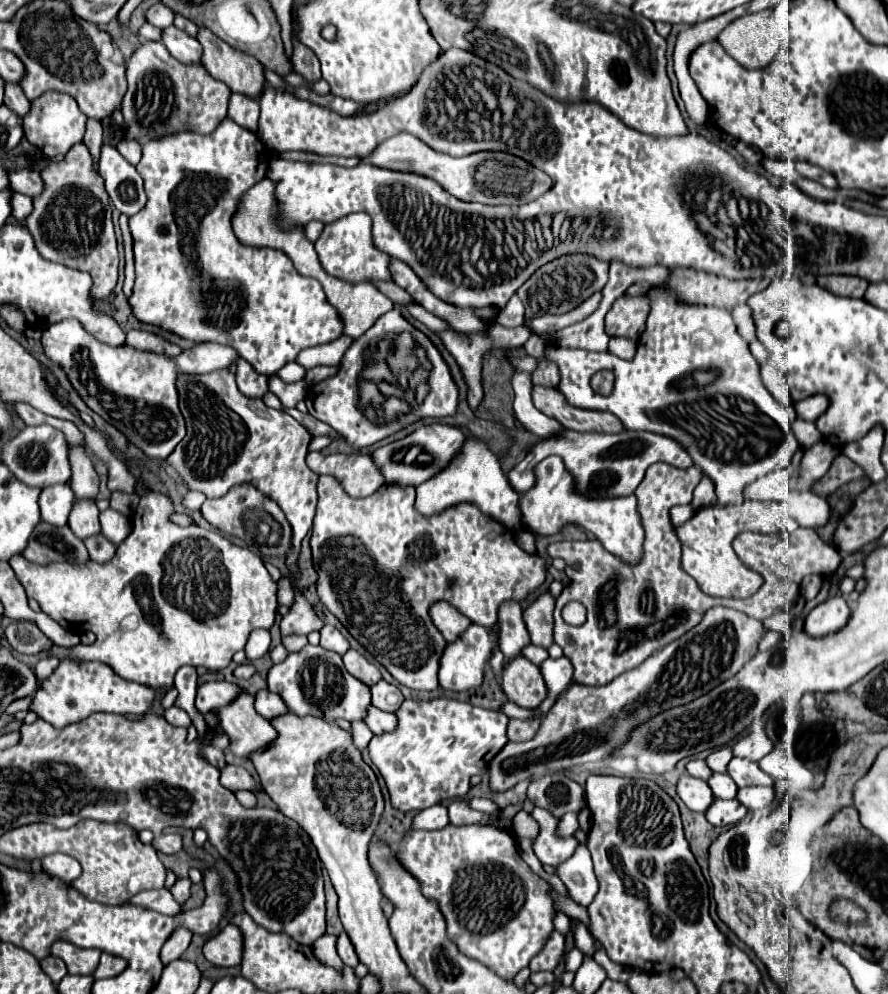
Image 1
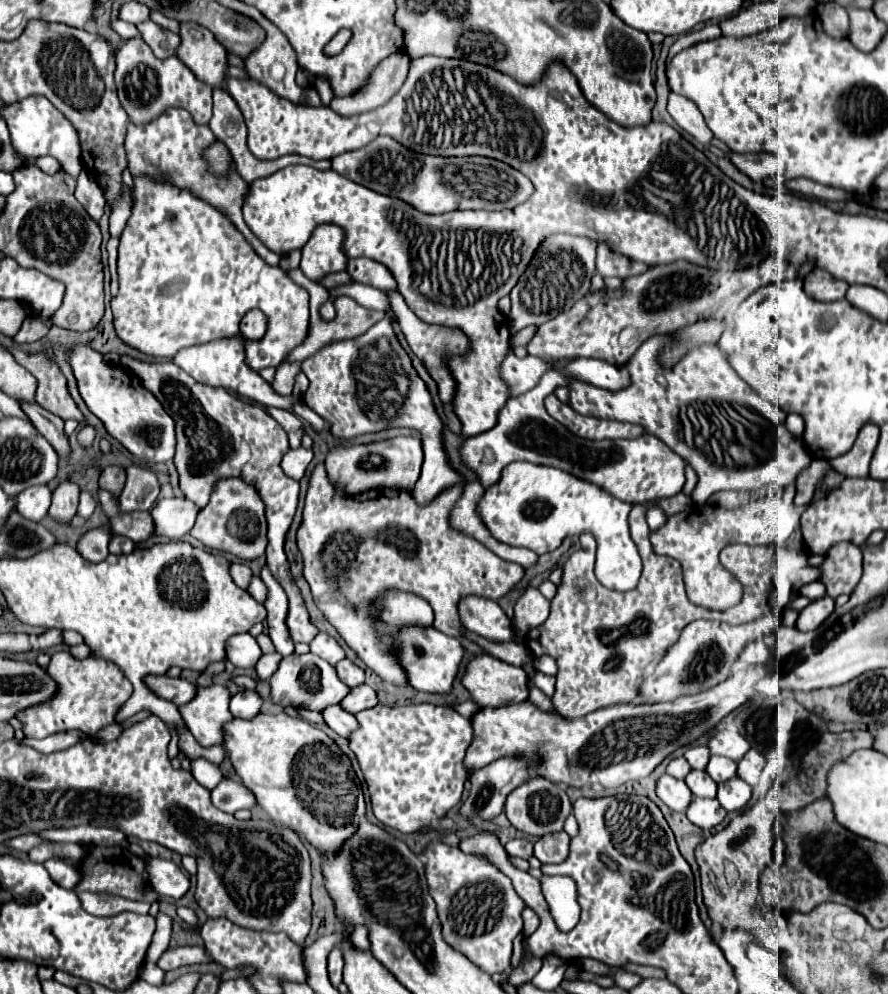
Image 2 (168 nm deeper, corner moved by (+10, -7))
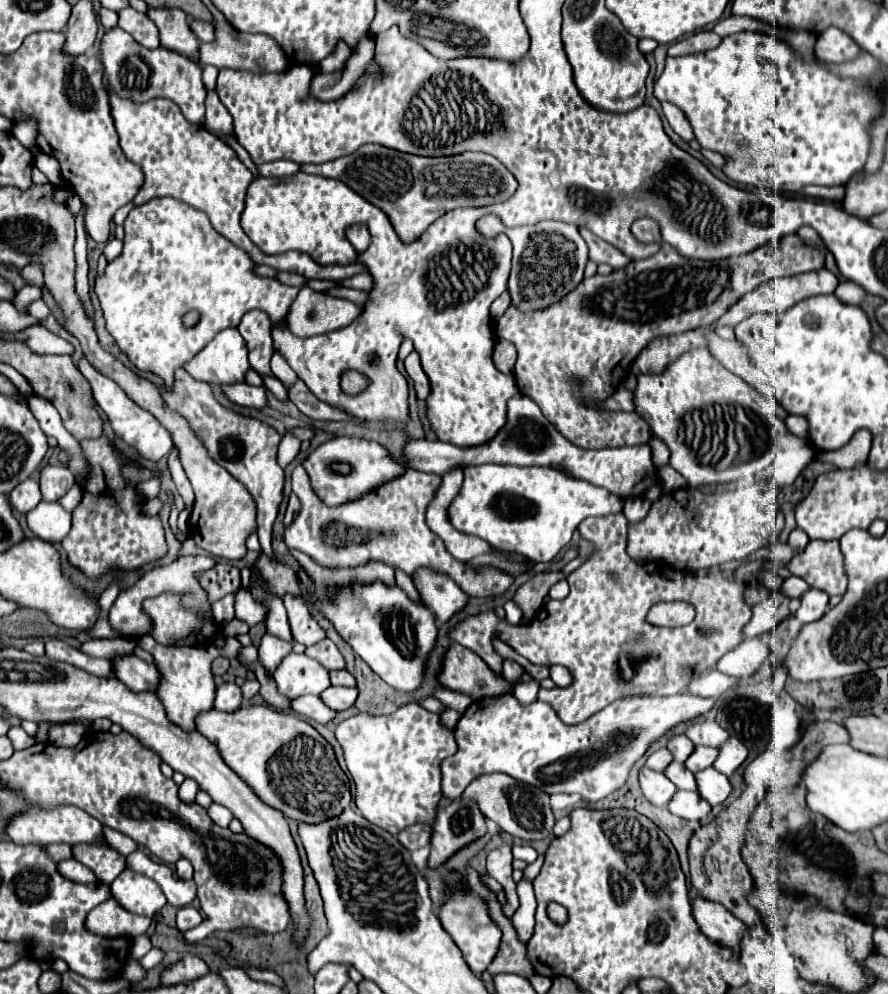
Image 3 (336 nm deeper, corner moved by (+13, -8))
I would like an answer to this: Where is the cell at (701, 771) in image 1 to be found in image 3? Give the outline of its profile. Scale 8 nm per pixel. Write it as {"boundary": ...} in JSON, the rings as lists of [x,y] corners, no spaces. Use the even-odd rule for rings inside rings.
{"boundary":[[[660,749],[660,751],[656,751],[656,753],[652,753],[652,755],[648,757],[646,767],[652,769],[652,771],[660,771],[660,773],[664,773],[666,767],[668,767],[670,763],[672,763],[672,755],[670,755],[670,751],[668,751],[668,749]]]}

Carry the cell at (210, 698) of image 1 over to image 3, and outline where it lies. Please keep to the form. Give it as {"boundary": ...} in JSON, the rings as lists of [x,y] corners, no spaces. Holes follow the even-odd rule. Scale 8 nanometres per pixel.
{"boundary":[[[136,655],[112,659],[116,677],[130,689],[130,691],[152,691],[156,693],[160,687],[160,673],[154,665],[138,659]]]}

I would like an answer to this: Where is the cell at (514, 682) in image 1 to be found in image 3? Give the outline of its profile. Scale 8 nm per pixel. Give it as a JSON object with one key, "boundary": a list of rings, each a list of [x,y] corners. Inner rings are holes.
{"boundary":[[[454,643],[446,653],[440,683],[452,691],[464,693],[472,699],[498,697],[514,691],[516,683],[529,681],[532,677],[525,672],[518,681],[508,681],[504,675],[494,673],[474,651]]]}

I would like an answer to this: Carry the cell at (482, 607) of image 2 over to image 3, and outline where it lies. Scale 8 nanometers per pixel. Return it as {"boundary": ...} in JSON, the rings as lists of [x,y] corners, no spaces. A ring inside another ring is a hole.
{"boundary":[[[420,571],[414,577],[422,601],[434,611],[440,623],[448,623],[456,613],[468,605],[468,595],[446,575],[434,571]]]}

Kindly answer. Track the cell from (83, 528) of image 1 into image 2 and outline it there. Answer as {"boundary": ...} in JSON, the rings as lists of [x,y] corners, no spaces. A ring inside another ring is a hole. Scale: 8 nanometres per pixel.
{"boundary":[[[65,480],[57,484],[57,488],[53,490],[49,516],[65,524],[77,514],[77,502],[79,502],[79,486],[73,480]]]}

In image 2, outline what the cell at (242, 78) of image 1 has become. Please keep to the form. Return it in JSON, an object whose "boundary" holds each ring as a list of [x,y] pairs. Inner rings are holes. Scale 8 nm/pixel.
{"boundary":[[[181,22],[179,26],[181,44],[177,48],[177,58],[205,84],[223,86],[227,52],[215,40],[215,36],[197,26],[197,22]]]}

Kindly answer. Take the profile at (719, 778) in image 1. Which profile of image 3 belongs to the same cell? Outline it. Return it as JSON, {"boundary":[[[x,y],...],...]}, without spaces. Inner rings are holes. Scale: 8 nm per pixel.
{"boundary":[[[672,761],[664,775],[666,775],[666,777],[668,777],[668,779],[678,787],[678,789],[684,789],[684,791],[696,791],[696,789],[698,789],[694,773],[692,773],[692,771],[688,771],[682,763]]]}

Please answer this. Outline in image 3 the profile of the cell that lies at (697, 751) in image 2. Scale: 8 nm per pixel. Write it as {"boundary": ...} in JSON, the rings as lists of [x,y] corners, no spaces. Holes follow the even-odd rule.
{"boundary":[[[676,735],[674,739],[670,739],[668,749],[670,749],[670,753],[674,755],[674,759],[676,759],[678,763],[684,763],[684,761],[692,755],[694,743],[690,743],[690,739],[688,739],[686,735]]]}

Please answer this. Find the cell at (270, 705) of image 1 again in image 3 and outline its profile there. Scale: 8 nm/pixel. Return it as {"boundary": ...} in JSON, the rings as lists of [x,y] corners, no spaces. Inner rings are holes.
{"boundary":[[[224,683],[216,689],[216,701],[214,701],[214,709],[218,711],[236,711],[242,707],[242,693],[240,687],[236,683]]]}

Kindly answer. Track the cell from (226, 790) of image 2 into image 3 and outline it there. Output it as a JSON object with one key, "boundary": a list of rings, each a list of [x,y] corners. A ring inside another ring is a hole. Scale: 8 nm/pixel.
{"boundary":[[[212,803],[208,807],[208,815],[214,823],[220,823],[220,827],[228,827],[228,823],[232,821],[232,811],[220,803]]]}

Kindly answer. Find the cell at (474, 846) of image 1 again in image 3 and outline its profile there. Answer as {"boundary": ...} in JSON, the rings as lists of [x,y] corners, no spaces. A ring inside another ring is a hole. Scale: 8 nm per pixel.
{"boundary":[[[452,871],[452,873],[444,875],[442,883],[446,887],[446,901],[440,907],[438,919],[440,919],[442,927],[446,929],[446,933],[452,937],[452,941],[460,947],[468,967],[476,975],[482,975],[486,971],[486,967],[494,961],[496,953],[498,953],[502,931],[500,931],[498,923],[490,917],[488,903],[484,899],[476,897],[472,891],[468,891],[466,885],[464,885],[464,879],[466,877],[462,873],[458,873],[458,871]]]}

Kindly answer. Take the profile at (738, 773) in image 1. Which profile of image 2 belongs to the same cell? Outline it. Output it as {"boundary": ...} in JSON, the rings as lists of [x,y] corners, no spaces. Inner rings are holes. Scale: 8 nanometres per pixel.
{"boundary":[[[711,756],[709,758],[709,766],[707,766],[707,774],[715,782],[725,782],[729,778],[735,778],[737,776],[737,762],[733,762],[731,758]]]}

